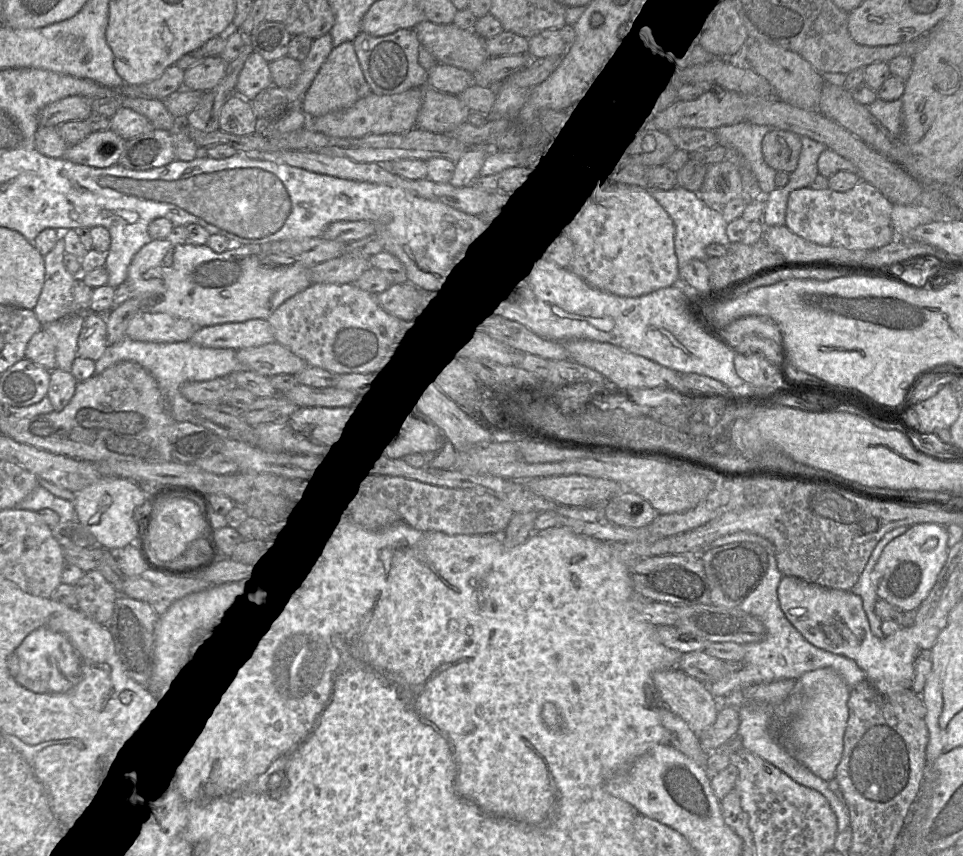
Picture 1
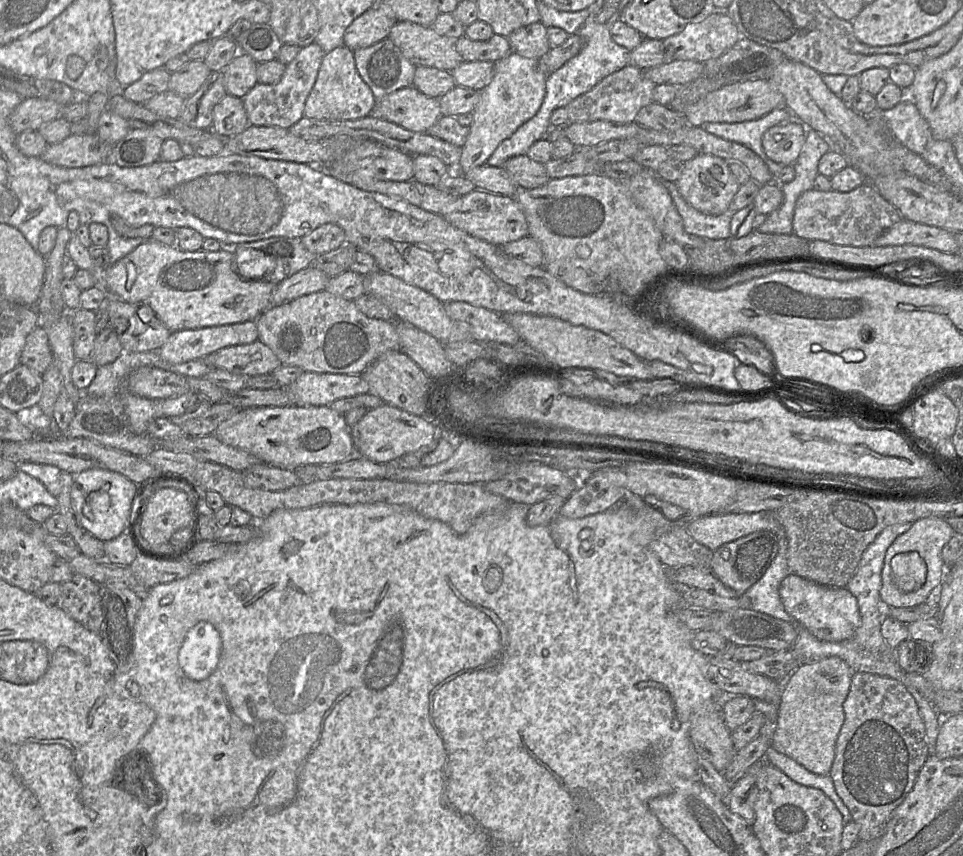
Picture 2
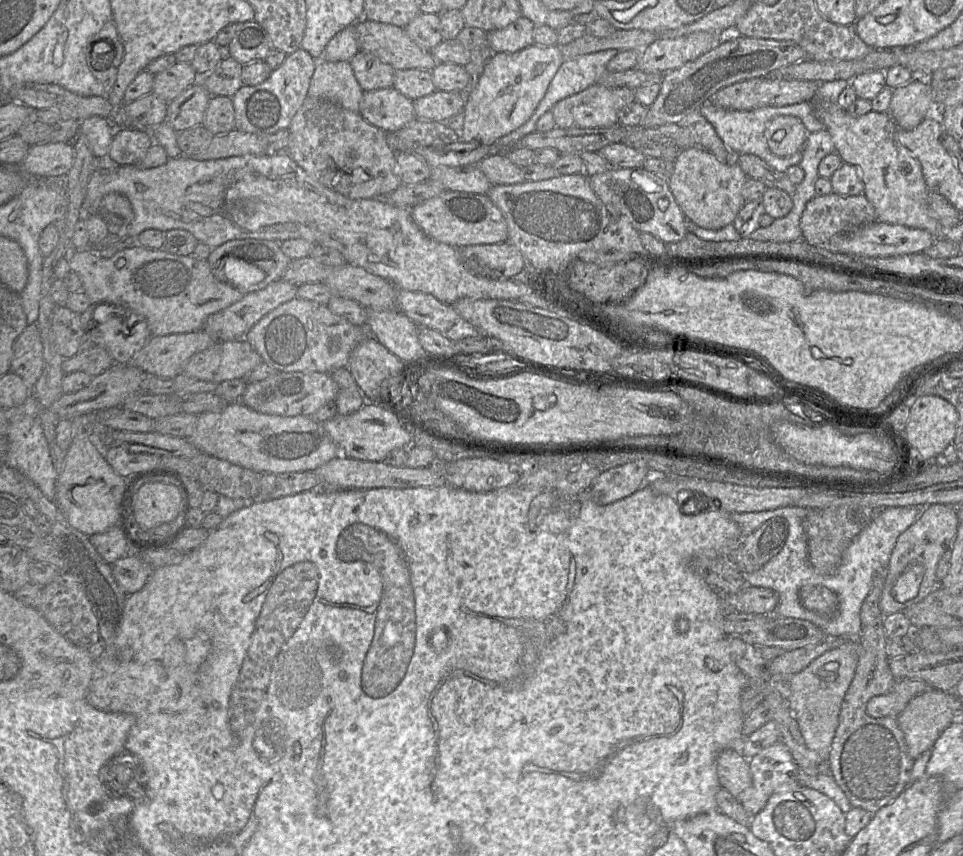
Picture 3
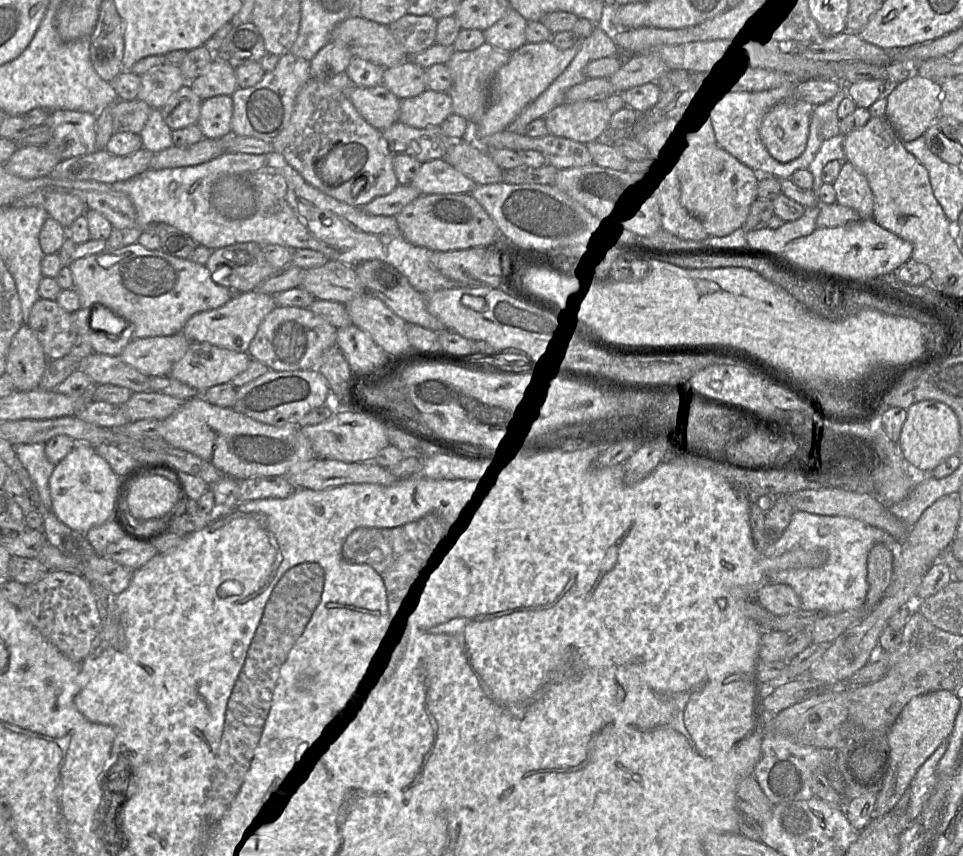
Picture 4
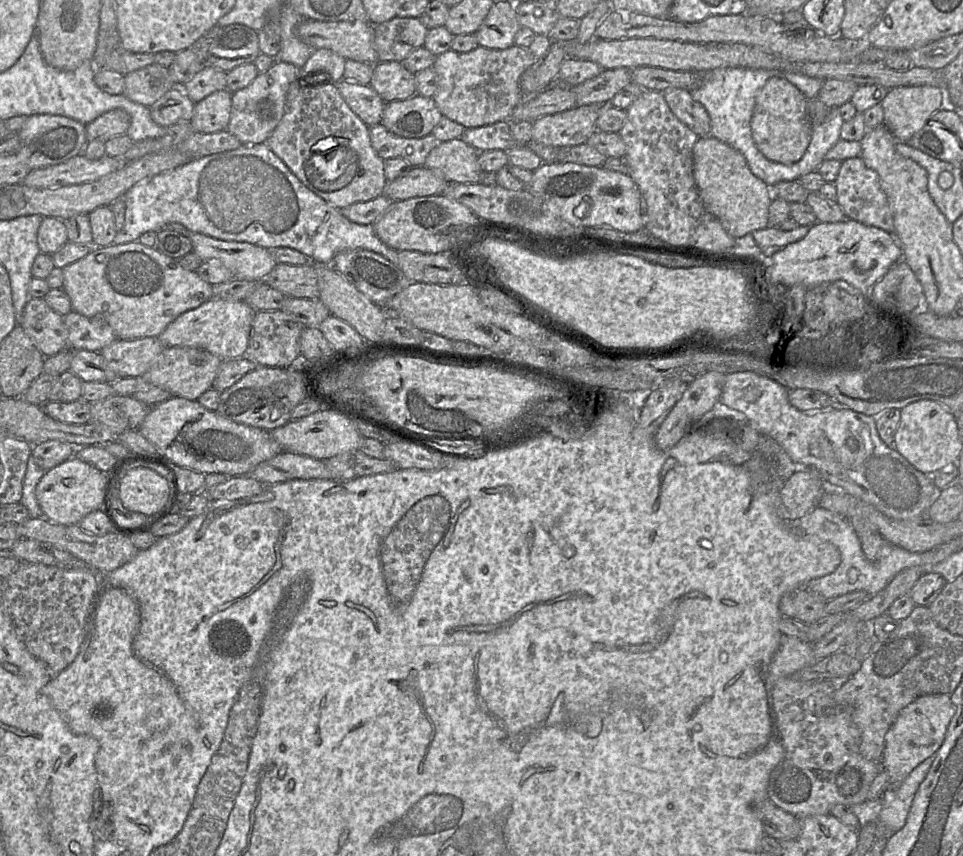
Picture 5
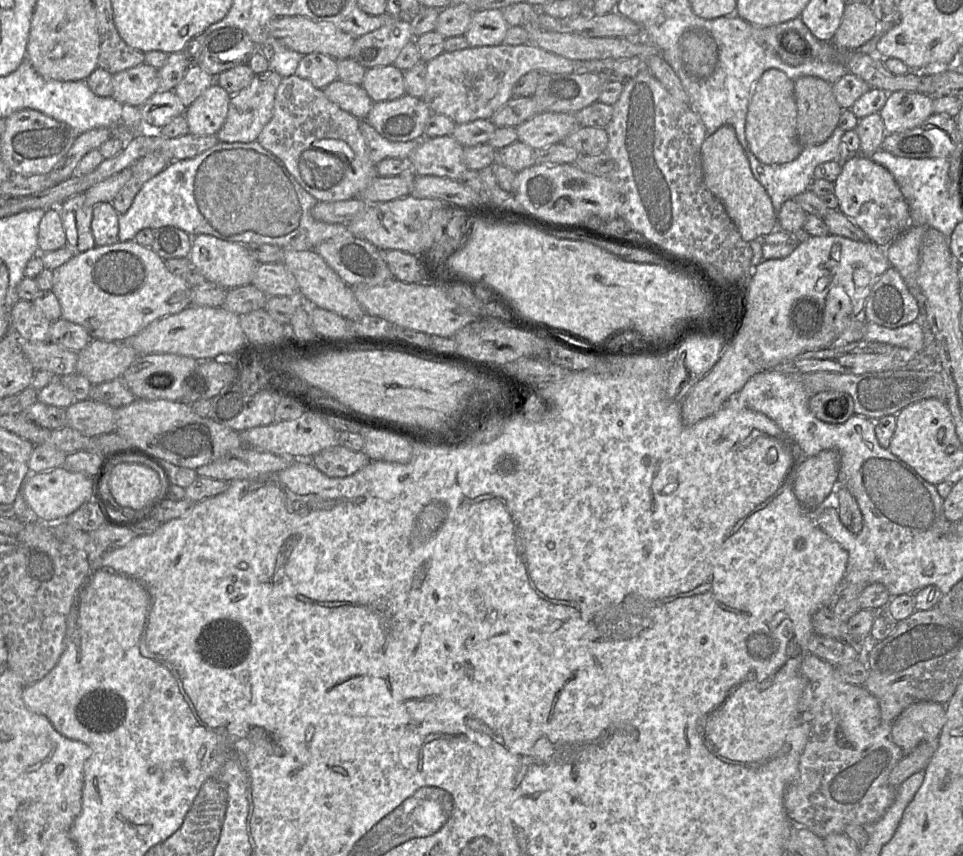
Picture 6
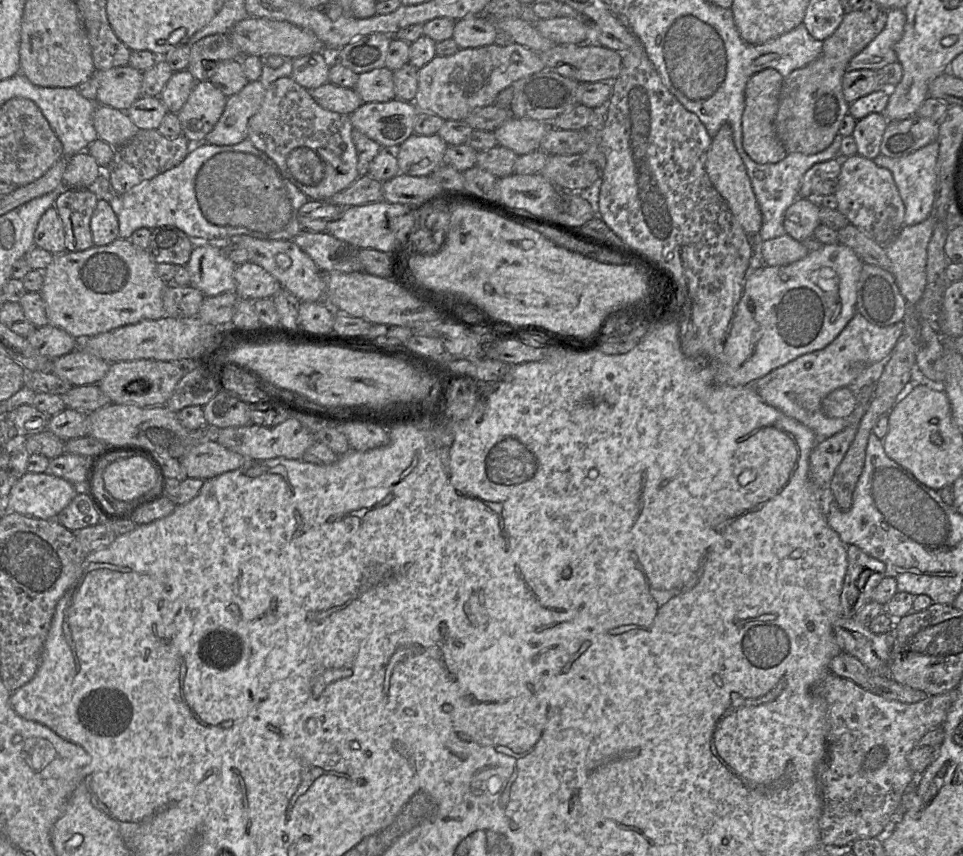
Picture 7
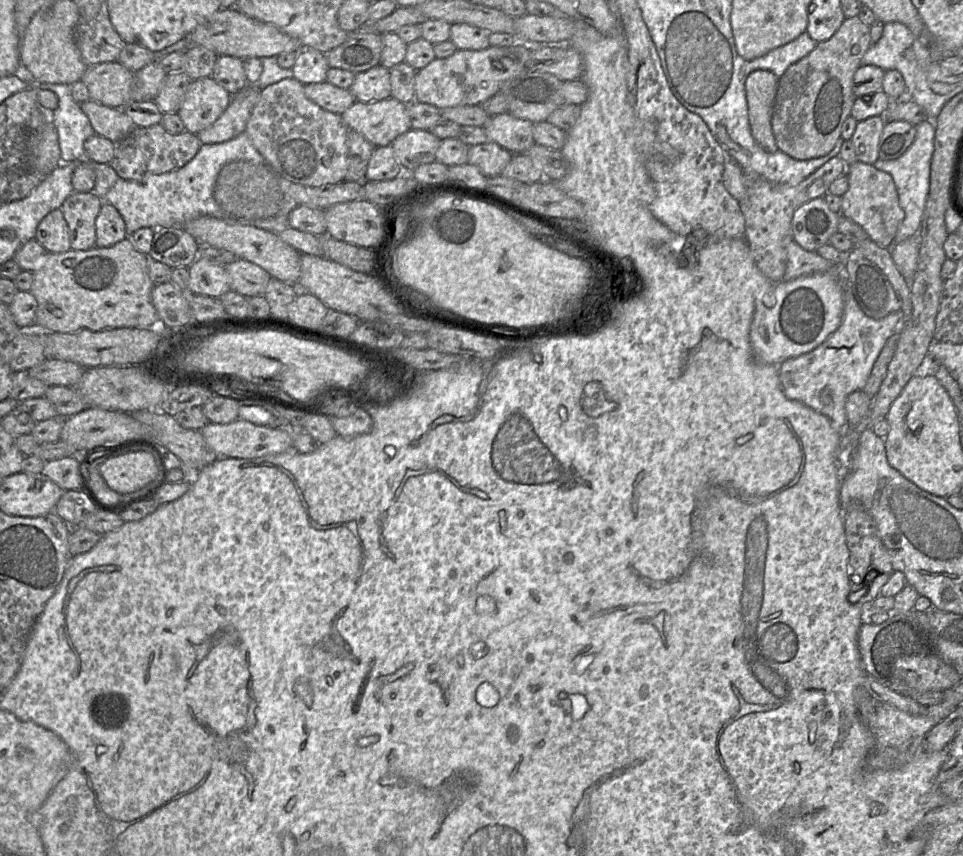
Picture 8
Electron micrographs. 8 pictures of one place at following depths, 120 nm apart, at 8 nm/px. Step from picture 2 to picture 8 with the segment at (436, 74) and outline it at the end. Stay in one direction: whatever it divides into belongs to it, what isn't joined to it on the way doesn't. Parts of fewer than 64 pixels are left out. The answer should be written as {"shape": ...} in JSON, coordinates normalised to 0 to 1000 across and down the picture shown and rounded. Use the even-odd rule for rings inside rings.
{"shape":[[[391,76],[379,84],[369,86],[362,105],[370,118],[378,120],[407,113],[404,81]]]}

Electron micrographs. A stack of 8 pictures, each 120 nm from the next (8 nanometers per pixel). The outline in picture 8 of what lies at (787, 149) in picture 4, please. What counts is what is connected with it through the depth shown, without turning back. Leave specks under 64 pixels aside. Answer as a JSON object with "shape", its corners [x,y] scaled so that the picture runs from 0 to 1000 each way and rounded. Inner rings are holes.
{"shape":[[[784,82],[774,95],[780,157],[795,176],[808,175],[801,147],[809,91],[799,82]]]}

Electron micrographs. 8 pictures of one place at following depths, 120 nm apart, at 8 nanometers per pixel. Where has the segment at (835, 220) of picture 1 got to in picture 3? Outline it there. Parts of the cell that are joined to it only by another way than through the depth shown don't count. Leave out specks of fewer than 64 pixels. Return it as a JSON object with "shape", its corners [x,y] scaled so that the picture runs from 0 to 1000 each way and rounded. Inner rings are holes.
{"shape":[[[864,224],[856,229],[846,229],[837,238],[831,256],[833,280],[841,286],[850,287],[867,275],[887,270],[910,258],[912,255],[909,243],[897,227],[874,229]]]}

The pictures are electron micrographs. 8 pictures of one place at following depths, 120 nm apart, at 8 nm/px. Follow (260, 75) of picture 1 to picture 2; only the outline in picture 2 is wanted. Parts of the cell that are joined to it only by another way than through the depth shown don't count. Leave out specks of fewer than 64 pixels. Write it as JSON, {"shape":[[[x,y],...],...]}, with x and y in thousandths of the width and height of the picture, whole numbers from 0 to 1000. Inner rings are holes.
{"shape":[[[248,61],[232,82],[235,109],[249,116],[253,113],[268,97],[267,76],[262,67]]]}

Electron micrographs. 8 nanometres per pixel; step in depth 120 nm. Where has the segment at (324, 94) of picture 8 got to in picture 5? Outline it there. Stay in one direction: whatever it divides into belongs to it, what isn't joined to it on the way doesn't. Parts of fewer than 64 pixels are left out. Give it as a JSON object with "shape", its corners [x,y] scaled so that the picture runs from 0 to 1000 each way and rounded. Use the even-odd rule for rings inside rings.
{"shape":[[[357,92],[349,98],[360,123],[382,148],[396,144],[401,120],[384,99]]]}

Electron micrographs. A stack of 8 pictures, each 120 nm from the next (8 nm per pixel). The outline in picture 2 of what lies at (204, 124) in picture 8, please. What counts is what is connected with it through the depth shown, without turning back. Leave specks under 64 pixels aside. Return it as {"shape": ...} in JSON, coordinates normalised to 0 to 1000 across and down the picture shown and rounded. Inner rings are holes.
{"shape":[[[235,110],[222,125],[219,152],[235,162],[251,155],[260,146],[252,118]]]}

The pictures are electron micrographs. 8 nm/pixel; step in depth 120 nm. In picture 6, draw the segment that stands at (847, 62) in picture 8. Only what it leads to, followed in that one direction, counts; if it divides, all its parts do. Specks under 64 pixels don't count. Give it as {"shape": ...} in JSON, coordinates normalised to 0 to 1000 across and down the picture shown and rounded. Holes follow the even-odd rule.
{"shape":[[[897,2],[879,4],[864,51],[871,58],[886,58],[900,50],[912,37],[913,23]],[[845,89],[825,95],[828,126],[827,153],[833,172],[856,167],[870,147],[874,126],[865,110],[864,98]]]}

